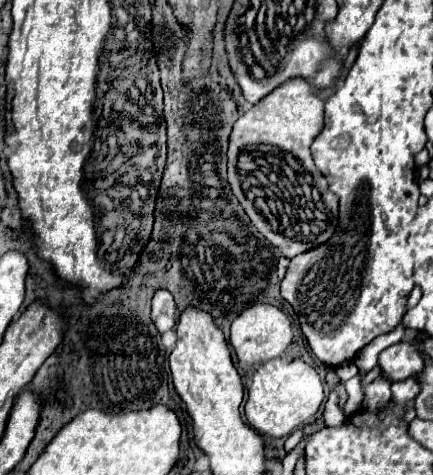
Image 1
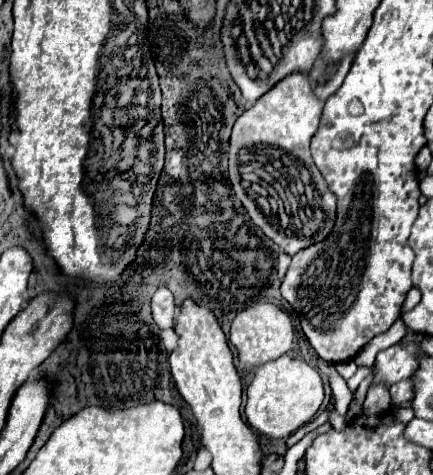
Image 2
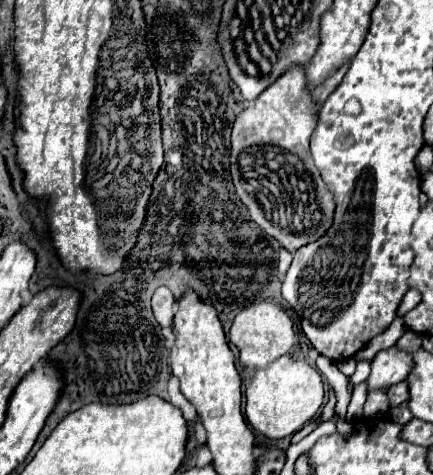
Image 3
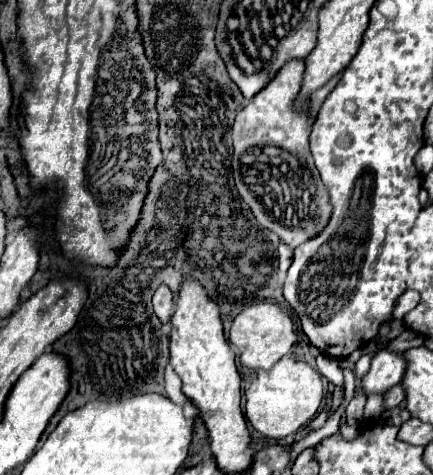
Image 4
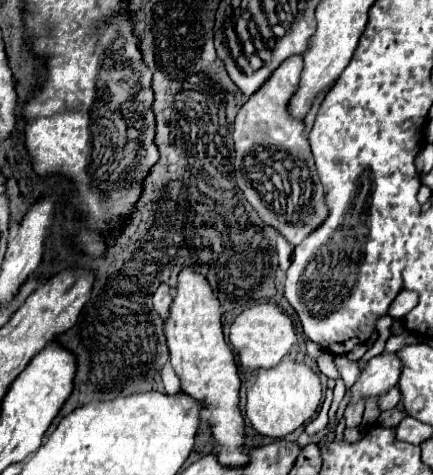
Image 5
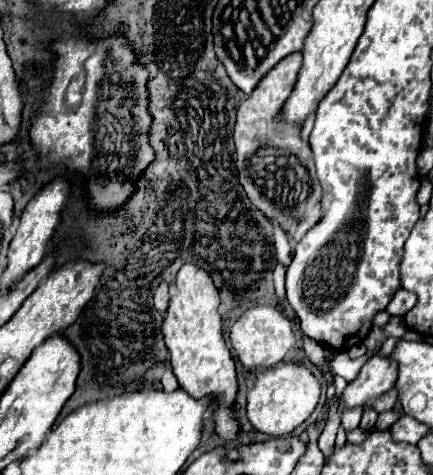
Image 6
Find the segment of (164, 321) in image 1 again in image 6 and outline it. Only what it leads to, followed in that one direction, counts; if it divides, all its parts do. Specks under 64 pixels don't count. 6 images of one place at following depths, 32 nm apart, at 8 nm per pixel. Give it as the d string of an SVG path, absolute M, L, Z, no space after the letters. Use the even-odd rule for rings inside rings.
M162 282L162 284L156 288L156 292L154 292L154 306L156 306L160 312L166 312L168 300L170 300L170 284L168 284L168 282Z

